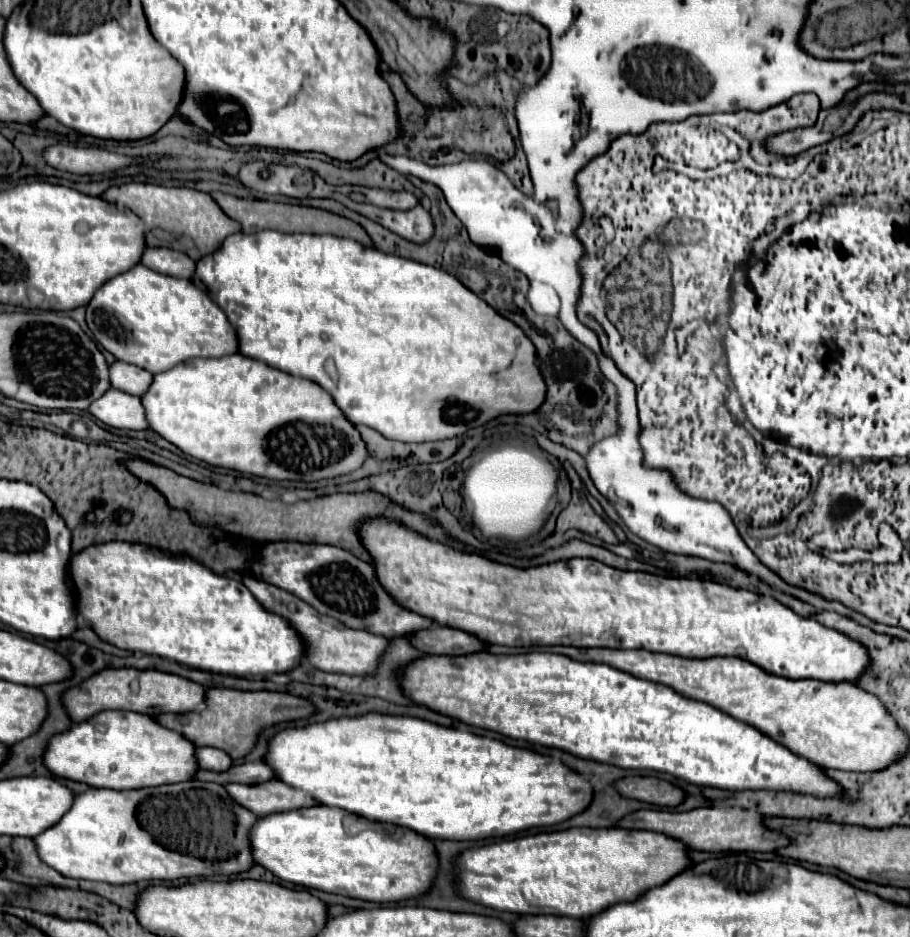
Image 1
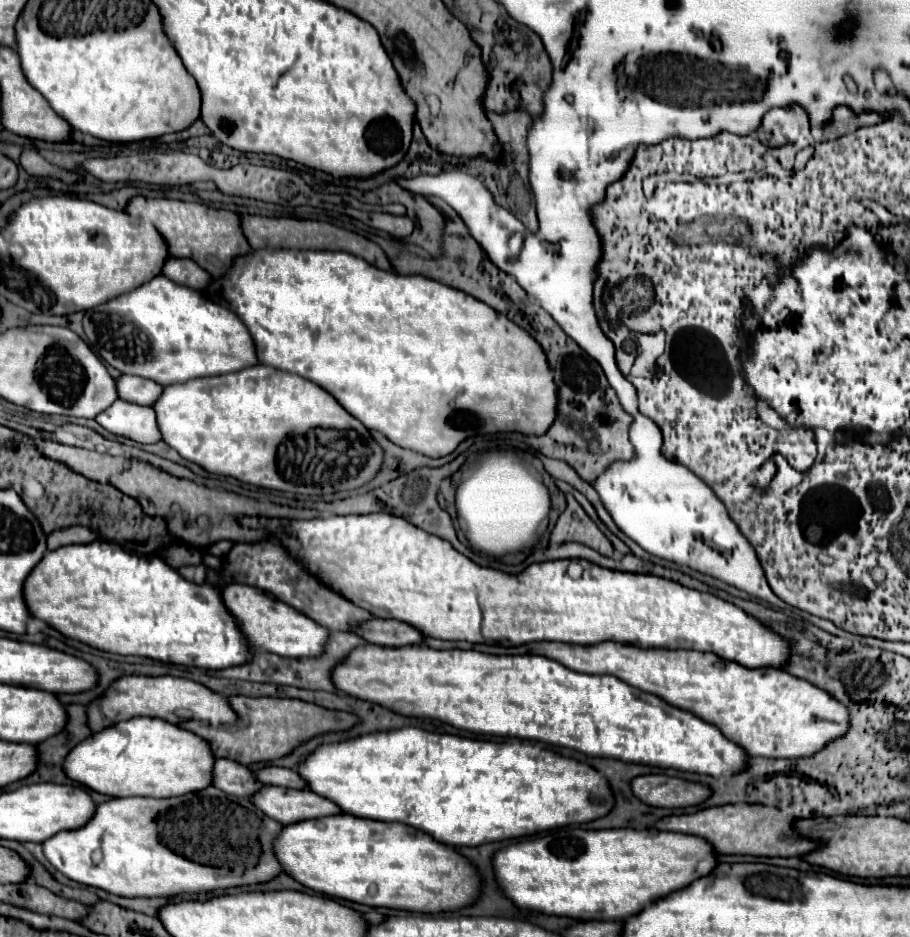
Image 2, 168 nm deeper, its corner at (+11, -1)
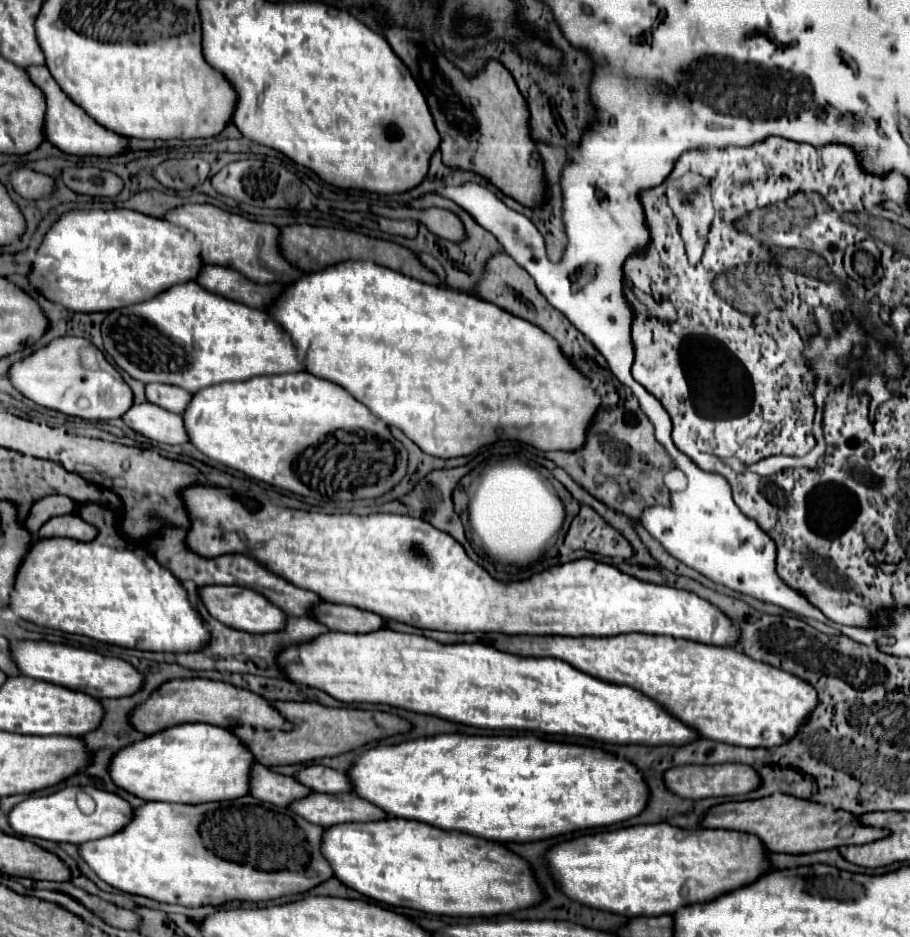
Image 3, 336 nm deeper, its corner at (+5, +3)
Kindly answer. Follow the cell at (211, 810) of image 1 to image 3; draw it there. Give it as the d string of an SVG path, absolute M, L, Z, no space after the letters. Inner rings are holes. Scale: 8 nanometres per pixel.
M254 796L198 806L146 802L142 808L136 808L134 818L124 830L108 838L80 844L80 854L110 886L158 902L180 904L188 908L222 906L234 900L268 902L282 896L308 892L318 884L334 878L330 864L326 864L326 858L320 852L324 830L324 826L302 820L302 816L290 812L290 808L280 808Z

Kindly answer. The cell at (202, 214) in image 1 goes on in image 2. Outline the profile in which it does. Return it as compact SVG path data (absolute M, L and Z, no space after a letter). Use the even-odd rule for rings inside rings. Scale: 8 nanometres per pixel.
M134 196L124 210L130 216L152 222L156 230L164 236L170 256L190 258L196 264L200 264L200 268L210 272L210 276L214 278L224 276L234 256L250 252L250 246L240 230L238 216L234 212L208 208L198 202L182 202L170 198L144 198L144 196Z

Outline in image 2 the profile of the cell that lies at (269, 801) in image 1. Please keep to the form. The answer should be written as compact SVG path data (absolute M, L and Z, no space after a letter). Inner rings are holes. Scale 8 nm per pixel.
M262 786L262 792L248 796L248 800L252 800L252 804L256 804L256 808L260 808L268 818L280 824L292 824L342 812L336 804L316 796L314 792L308 792L306 788L294 790L282 786Z

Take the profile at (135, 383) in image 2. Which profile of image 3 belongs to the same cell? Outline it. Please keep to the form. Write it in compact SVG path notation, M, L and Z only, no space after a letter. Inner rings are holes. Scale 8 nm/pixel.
M148 384L146 386L146 398L148 402L162 406L174 414L182 414L184 408L188 408L192 394L178 388L178 386L168 386L168 384Z

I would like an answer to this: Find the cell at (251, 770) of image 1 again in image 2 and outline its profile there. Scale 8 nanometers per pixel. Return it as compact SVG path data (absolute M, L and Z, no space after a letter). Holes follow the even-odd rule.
M264 766L254 772L256 780L262 784L274 784L284 788L304 788L302 778L290 770L290 768L278 768L278 766Z

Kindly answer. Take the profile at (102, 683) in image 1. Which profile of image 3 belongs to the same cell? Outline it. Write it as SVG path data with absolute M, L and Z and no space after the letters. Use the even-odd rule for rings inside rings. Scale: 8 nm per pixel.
M206 678L170 680L162 684L144 704L140 704L132 712L130 722L136 730L144 734L162 732L166 726L172 728L172 726L186 724L186 722L208 722L208 724L222 726L222 728L236 728L236 726L242 726L244 722L252 724L254 728L262 726L266 730L290 728L290 724L282 720L282 714L266 698L250 690L226 684L226 682L216 682L216 680L206 680Z

